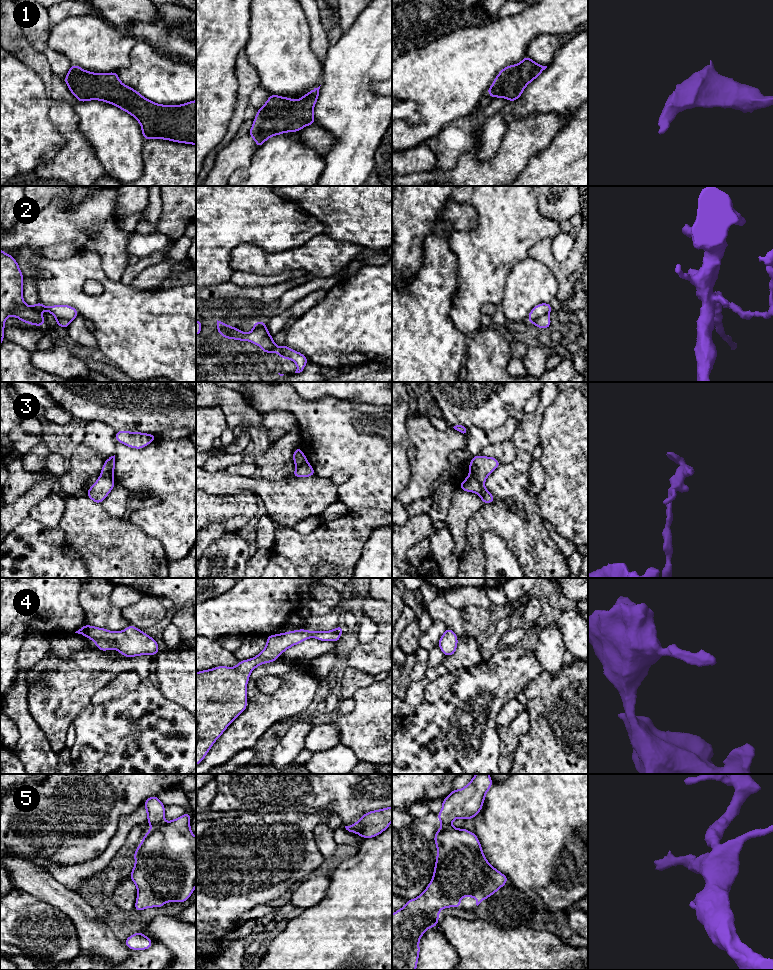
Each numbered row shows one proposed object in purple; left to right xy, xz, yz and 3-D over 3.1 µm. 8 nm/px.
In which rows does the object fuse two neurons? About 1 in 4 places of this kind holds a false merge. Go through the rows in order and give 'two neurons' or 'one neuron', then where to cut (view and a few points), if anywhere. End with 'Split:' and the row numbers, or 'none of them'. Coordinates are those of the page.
1: one neuron | no cut
2: two neurons | yz (548, 313), (537, 317), (531, 322)
3: two neurons | yz (470, 473), (483, 484)
4: one neuron | no cut
5: two neurons | xy (163, 822), (152, 827)
Split: 2, 3, 5

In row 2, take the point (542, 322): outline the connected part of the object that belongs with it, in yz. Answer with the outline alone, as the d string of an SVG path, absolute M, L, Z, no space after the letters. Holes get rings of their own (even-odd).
M545 314L540 316L535 321L532 322L535 326L537 326L540 330L545 328L550 328L551 326L551 319L549 314Z

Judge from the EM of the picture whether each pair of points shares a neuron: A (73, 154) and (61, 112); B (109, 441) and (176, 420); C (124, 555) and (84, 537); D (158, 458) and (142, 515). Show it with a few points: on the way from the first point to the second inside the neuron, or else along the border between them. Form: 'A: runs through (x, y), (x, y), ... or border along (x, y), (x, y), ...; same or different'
A: runs through (73, 144), (73, 137), (66, 122); same
B: border along (94, 420), (99, 420), (116, 431); different
C: runs through (114, 550), (99, 537), (94, 537); same
D: runs through (166, 475), (166, 502), (159, 509); same

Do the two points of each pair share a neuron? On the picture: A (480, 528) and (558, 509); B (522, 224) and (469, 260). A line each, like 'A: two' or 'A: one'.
A: two
B: one

